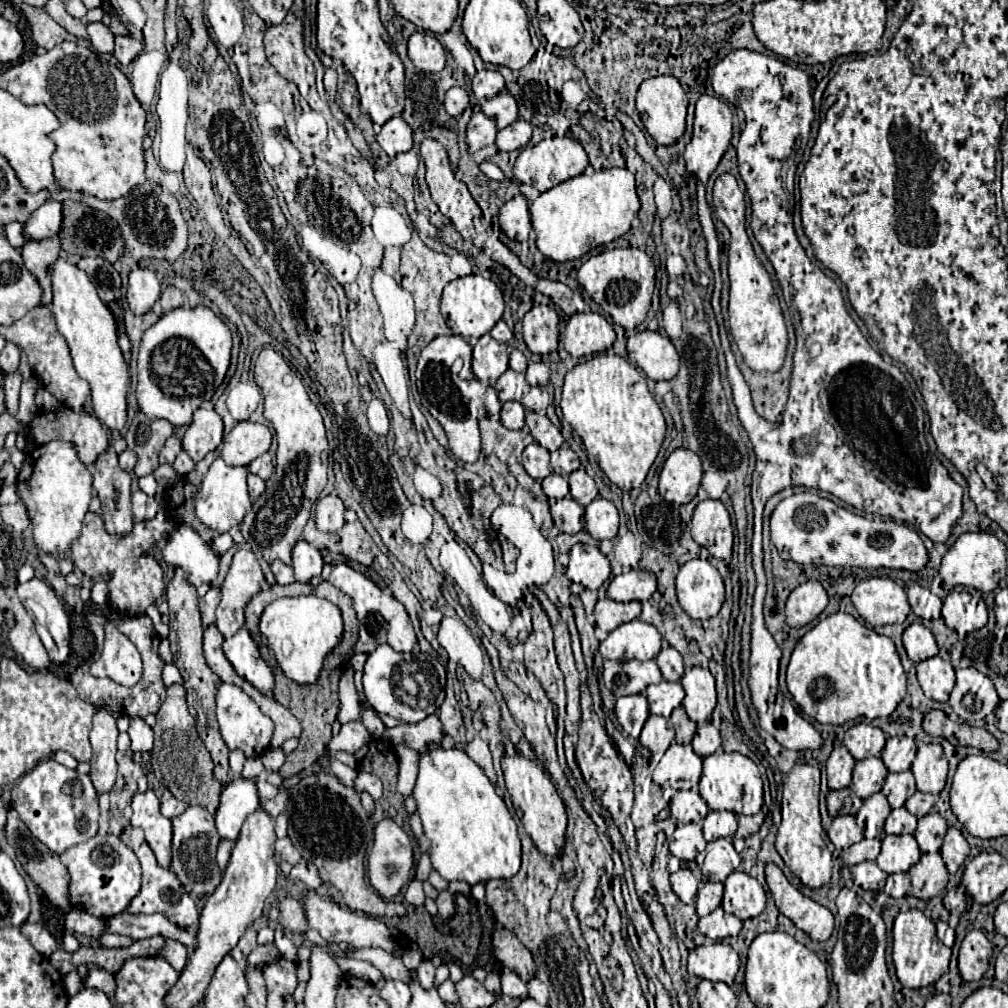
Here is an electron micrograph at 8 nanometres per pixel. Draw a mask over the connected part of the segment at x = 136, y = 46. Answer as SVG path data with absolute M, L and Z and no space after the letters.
M117 36L117 38L115 38L115 52L113 52L113 56L115 56L123 66L127 66L141 50L143 50L143 44L137 42L137 40L131 38L131 36Z

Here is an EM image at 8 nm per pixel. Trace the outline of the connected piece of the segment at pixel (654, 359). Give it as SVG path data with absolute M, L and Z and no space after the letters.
M639 332L627 340L629 360L635 362L651 380L671 380L679 372L679 354L669 338L659 332Z

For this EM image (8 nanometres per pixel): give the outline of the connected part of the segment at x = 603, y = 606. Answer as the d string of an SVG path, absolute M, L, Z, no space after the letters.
M611 598L599 600L597 606L595 606L595 610L593 610L595 622L597 622L597 626L603 632L611 632L619 624L635 620L639 614L641 614L641 604L639 602L627 602L627 604L623 604L623 602L615 602Z

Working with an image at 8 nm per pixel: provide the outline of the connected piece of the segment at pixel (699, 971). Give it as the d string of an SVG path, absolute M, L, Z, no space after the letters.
M713 942L707 946L697 946L689 952L689 972L711 980L733 984L733 978L739 970L737 952L725 942Z

